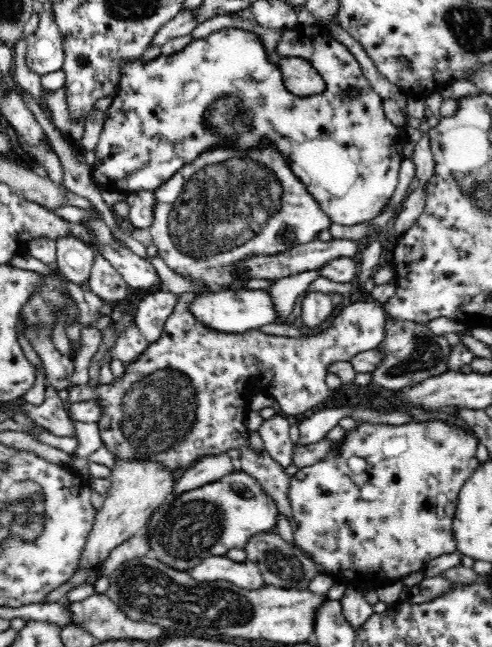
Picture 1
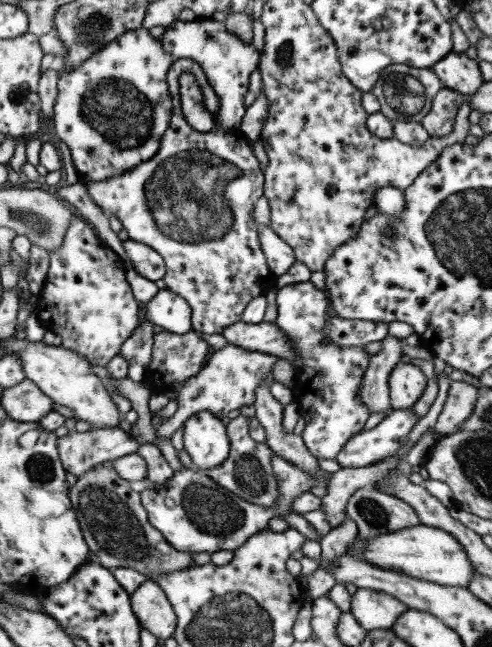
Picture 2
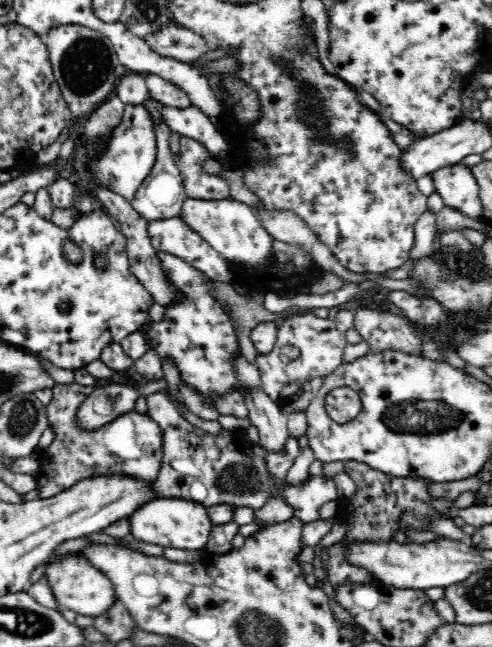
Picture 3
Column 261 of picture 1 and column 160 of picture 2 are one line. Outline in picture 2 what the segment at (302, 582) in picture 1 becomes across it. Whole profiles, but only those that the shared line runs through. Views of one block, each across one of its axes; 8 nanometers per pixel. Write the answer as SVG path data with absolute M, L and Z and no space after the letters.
M109 462L93 465L79 475L75 483L69 487L68 496L82 530L83 540L101 566L108 569L129 567L145 576L171 573L175 569L193 566L193 553L177 551L165 542L162 534L149 524L145 509L140 502L140 494L131 488L128 480L119 477Z

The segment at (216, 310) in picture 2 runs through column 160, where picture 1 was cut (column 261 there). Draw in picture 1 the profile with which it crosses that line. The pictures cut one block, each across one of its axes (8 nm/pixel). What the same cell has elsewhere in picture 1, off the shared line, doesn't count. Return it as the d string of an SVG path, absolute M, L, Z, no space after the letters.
M268 139L259 141L256 150L234 150L234 147L226 147L226 145L204 150L204 153L200 154L194 163L185 165L181 170L178 170L175 176L172 176L167 182L160 184L160 186L153 191L153 194L156 200L156 207L152 224L150 224L148 228L152 235L152 245L157 247L157 256L166 263L169 269L182 274L184 279L196 281L198 285L204 288L202 291L192 292L194 293L194 298L202 294L239 291L240 289L248 288L247 283L252 280L252 277L248 276L248 272L240 269L240 264L244 264L246 260L250 260L252 257L274 256L290 250L293 246L310 242L316 239L318 234L323 230L329 230L332 224L330 217L322 211L320 203L308 193L306 185L300 181L300 178L292 173L292 165L288 163L286 154L278 151Z

